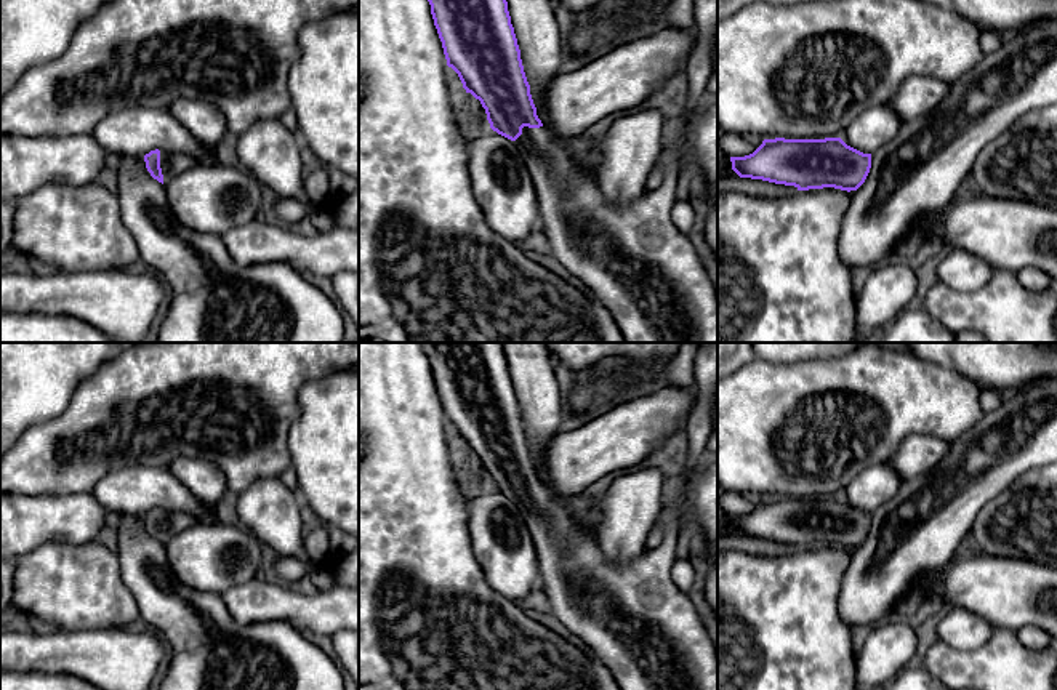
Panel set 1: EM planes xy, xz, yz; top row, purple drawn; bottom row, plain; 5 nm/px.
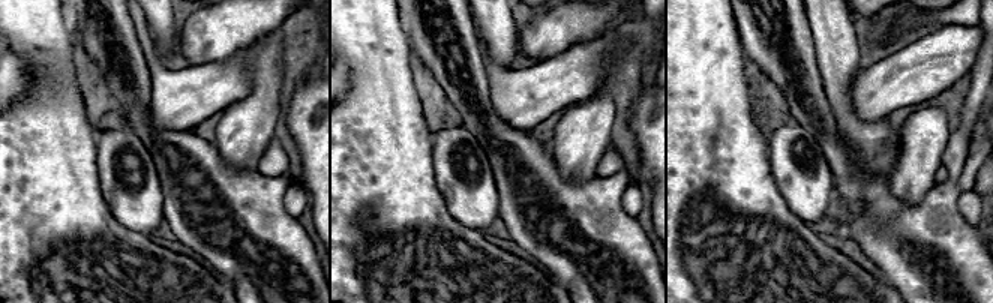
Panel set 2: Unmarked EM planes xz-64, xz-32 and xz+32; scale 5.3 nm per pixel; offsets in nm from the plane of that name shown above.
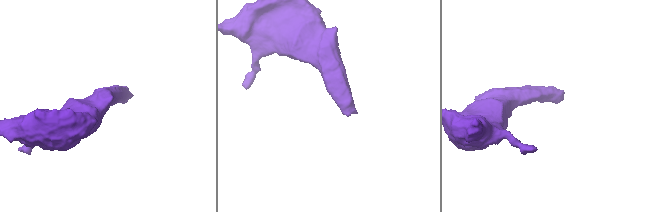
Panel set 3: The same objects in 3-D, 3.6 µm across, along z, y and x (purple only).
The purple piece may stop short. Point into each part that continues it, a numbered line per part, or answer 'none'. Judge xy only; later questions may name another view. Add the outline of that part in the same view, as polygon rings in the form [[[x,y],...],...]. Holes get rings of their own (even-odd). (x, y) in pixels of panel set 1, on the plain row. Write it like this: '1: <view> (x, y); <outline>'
1: xy (172, 522); [[[160,509],[160,527],[165,544],[178,533],[195,524],[199,524],[199,520],[187,512]]]

